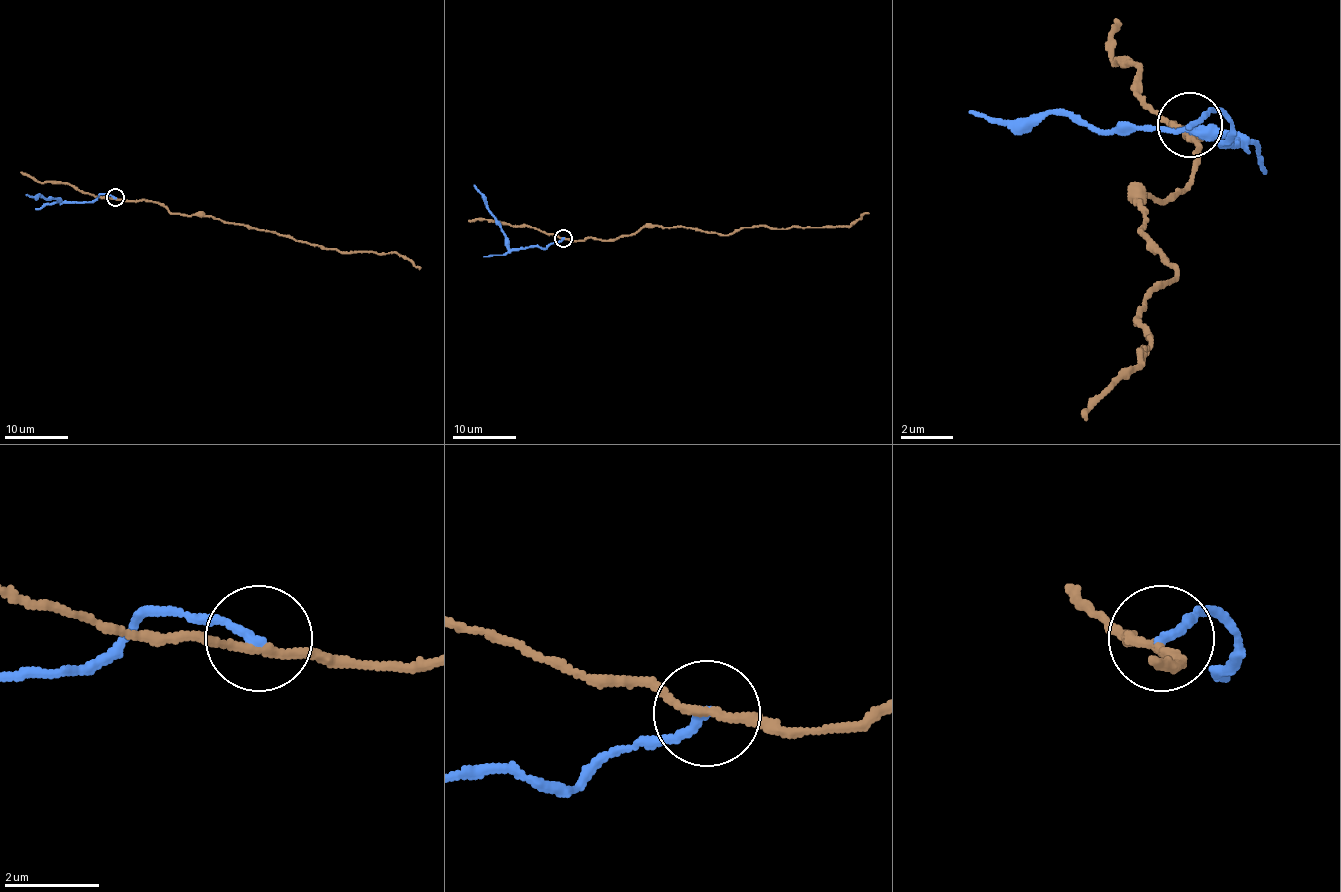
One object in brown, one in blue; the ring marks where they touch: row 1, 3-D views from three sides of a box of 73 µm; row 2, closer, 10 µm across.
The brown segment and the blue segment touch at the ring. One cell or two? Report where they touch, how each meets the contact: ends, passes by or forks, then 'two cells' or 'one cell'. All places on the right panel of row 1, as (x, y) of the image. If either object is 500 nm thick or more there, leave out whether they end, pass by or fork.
at (1190, 125); brown passes by; blue ends there; two cells

